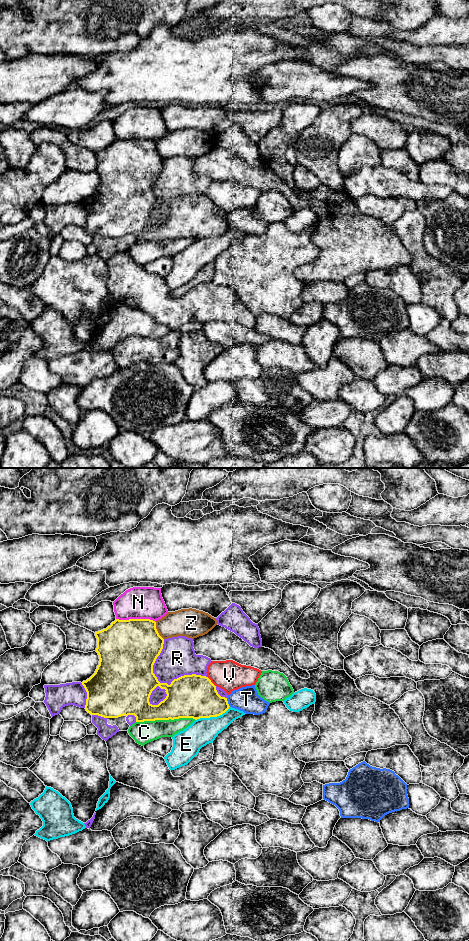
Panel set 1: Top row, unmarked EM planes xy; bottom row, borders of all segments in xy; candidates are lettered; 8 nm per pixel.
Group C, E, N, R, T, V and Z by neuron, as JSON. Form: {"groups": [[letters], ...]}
{"groups": [["C"], ["E"], ["N"], ["R"], ["T"], ["V"], ["Z"]]}

